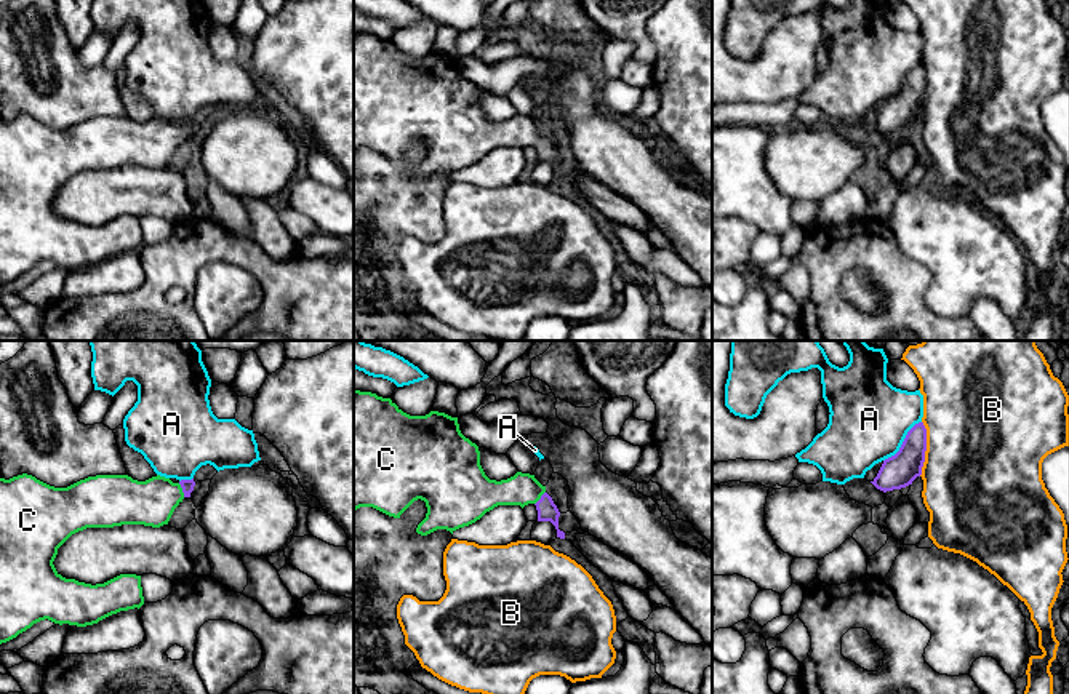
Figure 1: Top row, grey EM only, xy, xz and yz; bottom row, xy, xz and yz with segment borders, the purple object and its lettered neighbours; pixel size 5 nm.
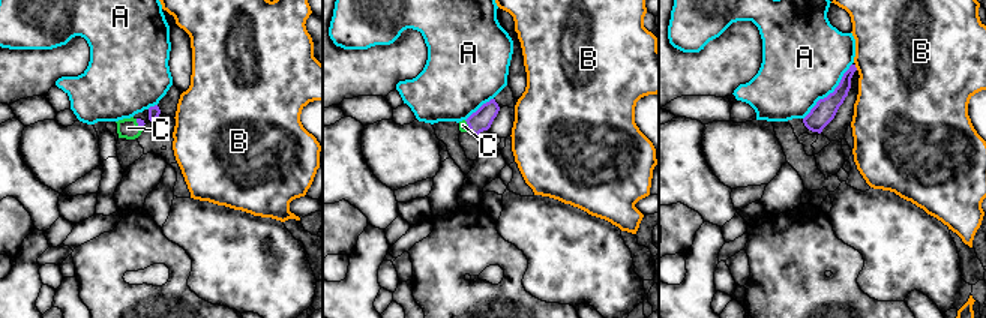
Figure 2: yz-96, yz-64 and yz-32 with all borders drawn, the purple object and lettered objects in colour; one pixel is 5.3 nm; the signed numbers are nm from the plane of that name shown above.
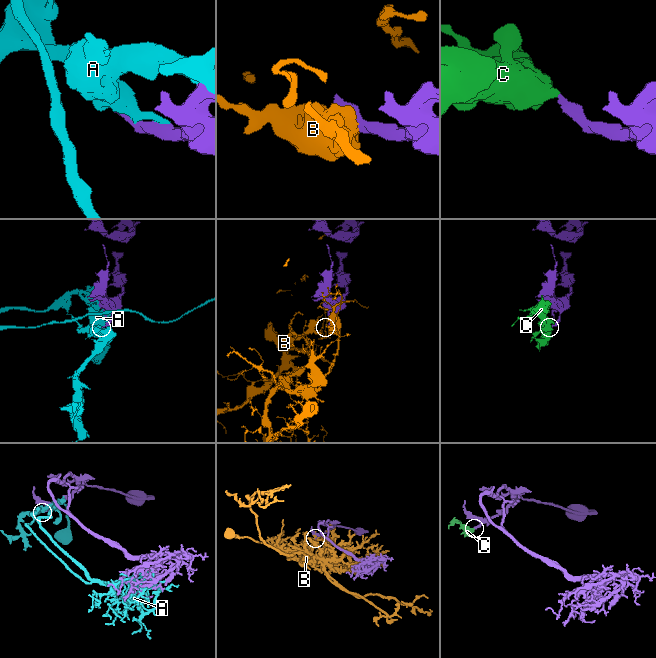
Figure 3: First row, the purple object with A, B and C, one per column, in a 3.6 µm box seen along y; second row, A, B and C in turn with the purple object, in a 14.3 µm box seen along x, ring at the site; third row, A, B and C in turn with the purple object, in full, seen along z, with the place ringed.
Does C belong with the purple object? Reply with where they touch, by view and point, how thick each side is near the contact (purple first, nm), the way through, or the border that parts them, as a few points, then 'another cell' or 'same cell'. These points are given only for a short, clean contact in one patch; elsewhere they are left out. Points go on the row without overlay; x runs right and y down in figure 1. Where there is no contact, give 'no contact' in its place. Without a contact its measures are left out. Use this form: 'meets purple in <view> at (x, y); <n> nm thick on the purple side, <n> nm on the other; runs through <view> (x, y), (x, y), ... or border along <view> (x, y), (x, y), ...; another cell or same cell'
meets purple in xy at (183, 131); 60 nm thick on the purple side, 240 nm on the other; runs through xy (188, 127), (183, 131), (159, 138), (151, 144); same cell

